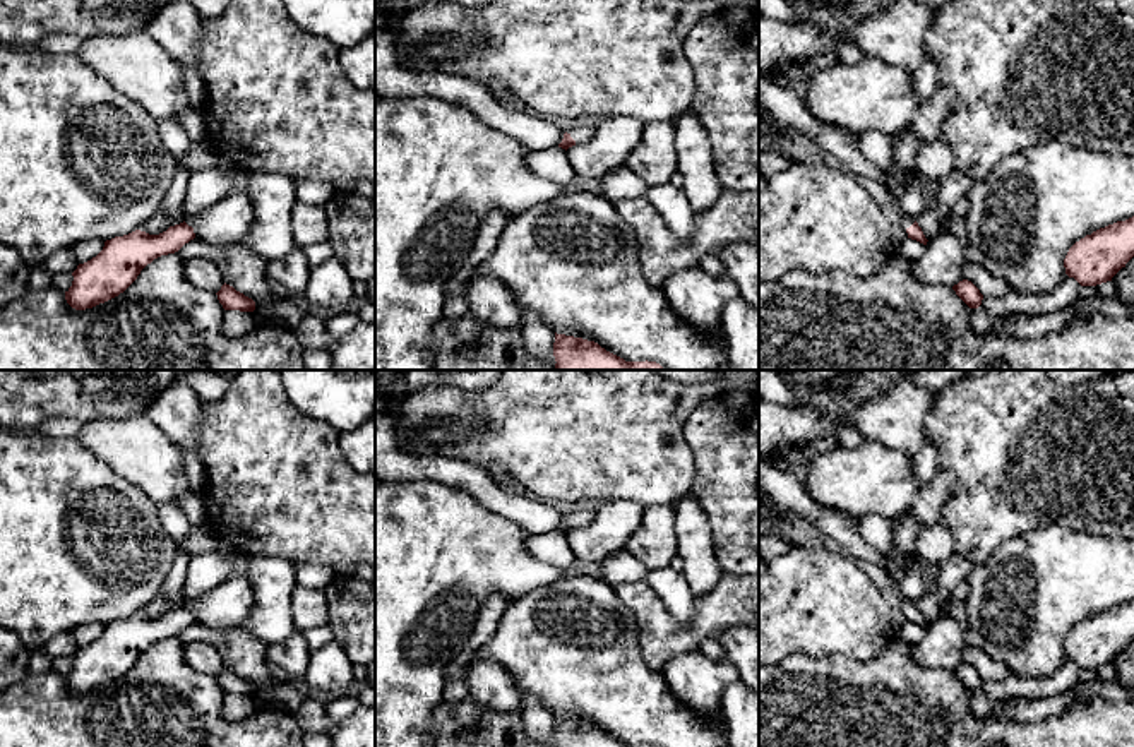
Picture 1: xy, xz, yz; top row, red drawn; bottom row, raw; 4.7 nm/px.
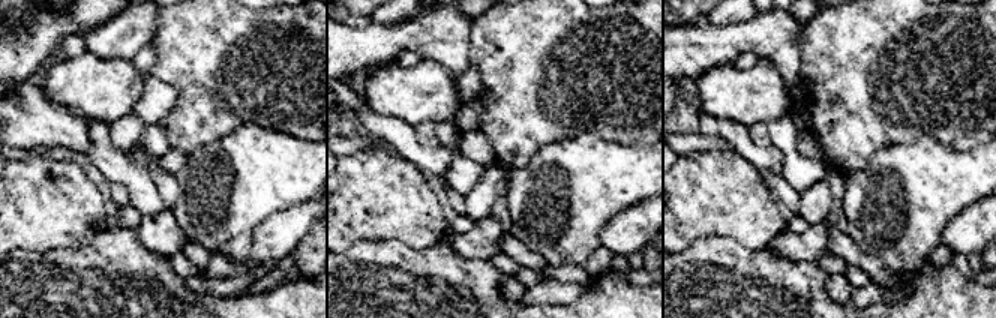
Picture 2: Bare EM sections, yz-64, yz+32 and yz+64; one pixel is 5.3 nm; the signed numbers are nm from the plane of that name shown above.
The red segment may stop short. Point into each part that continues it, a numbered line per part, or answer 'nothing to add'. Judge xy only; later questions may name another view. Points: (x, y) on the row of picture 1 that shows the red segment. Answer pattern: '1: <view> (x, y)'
nothing to add

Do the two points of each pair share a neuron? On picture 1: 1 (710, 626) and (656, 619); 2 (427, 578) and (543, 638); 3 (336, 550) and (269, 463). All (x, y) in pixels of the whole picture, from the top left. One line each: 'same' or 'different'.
1: same
2: different
3: same

